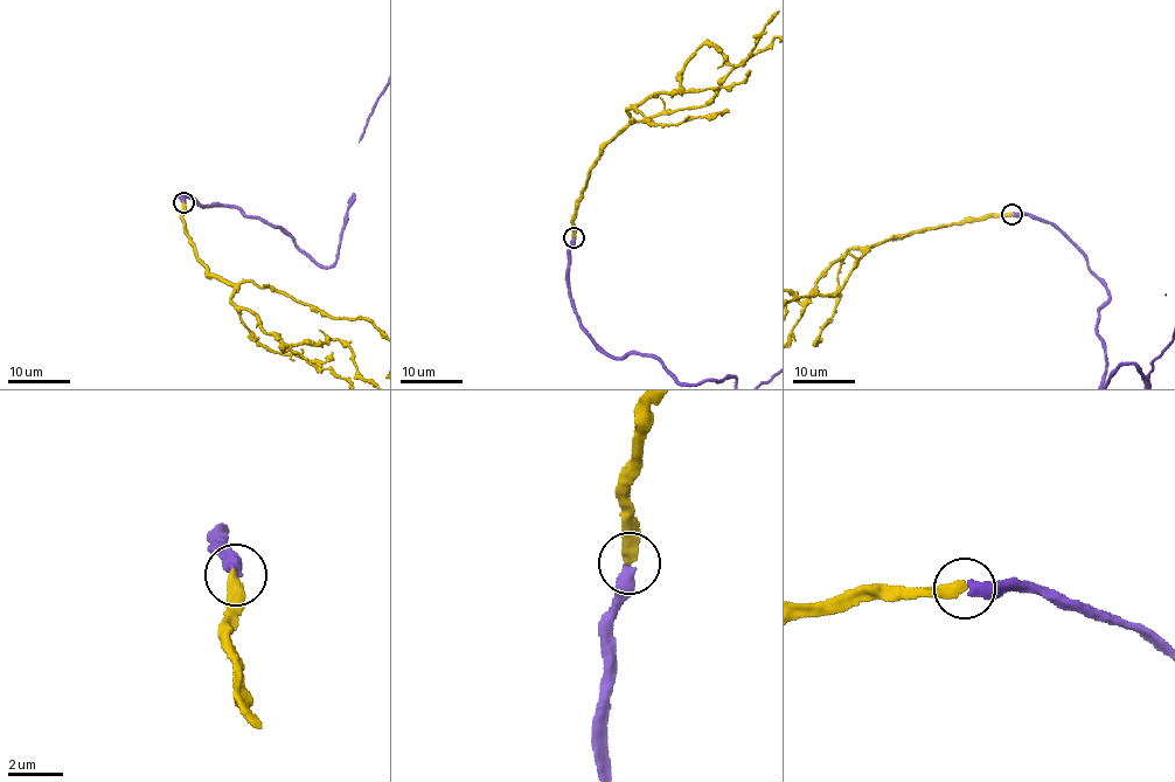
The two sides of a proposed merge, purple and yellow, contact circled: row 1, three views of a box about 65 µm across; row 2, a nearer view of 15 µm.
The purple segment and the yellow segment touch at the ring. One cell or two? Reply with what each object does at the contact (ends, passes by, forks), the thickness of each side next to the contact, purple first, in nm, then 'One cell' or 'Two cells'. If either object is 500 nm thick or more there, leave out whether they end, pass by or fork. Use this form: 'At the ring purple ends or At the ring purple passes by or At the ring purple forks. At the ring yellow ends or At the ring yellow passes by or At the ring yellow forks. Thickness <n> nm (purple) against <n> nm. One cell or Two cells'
At the ring purple ends. At the ring yellow ends. Thickness 440 nm (purple) against 360 nm. One cell

